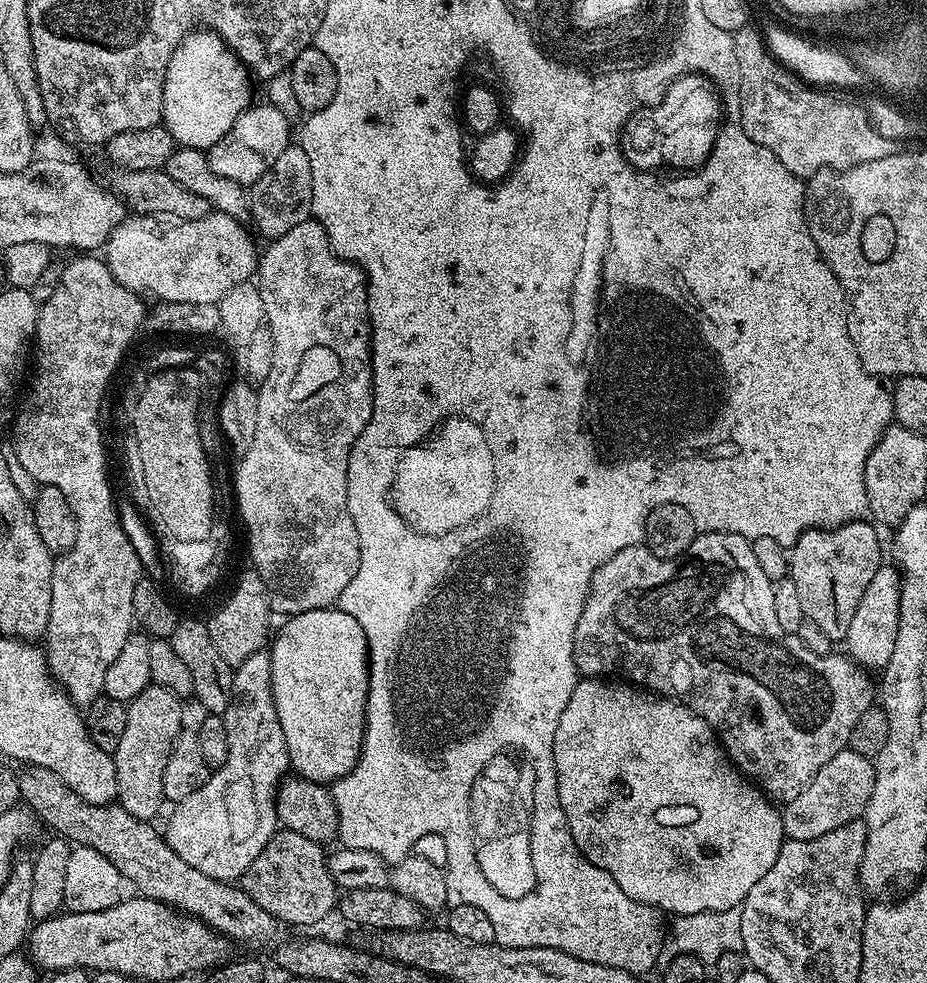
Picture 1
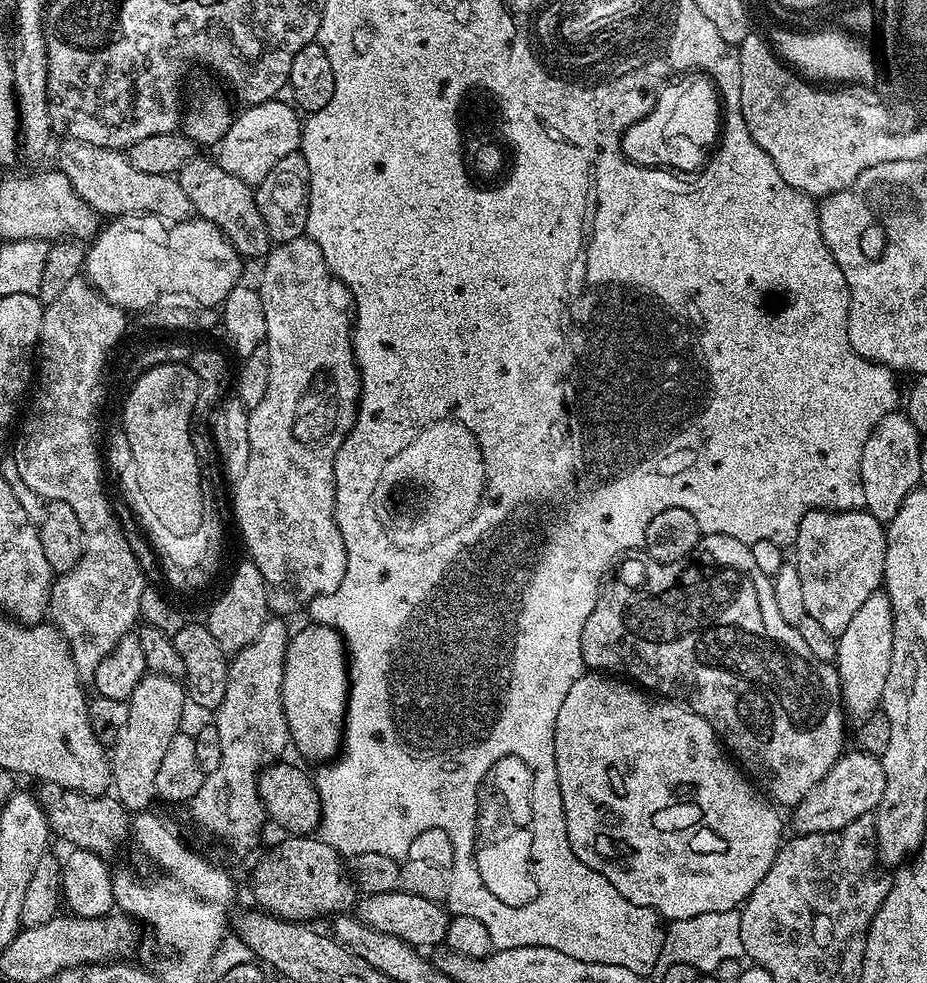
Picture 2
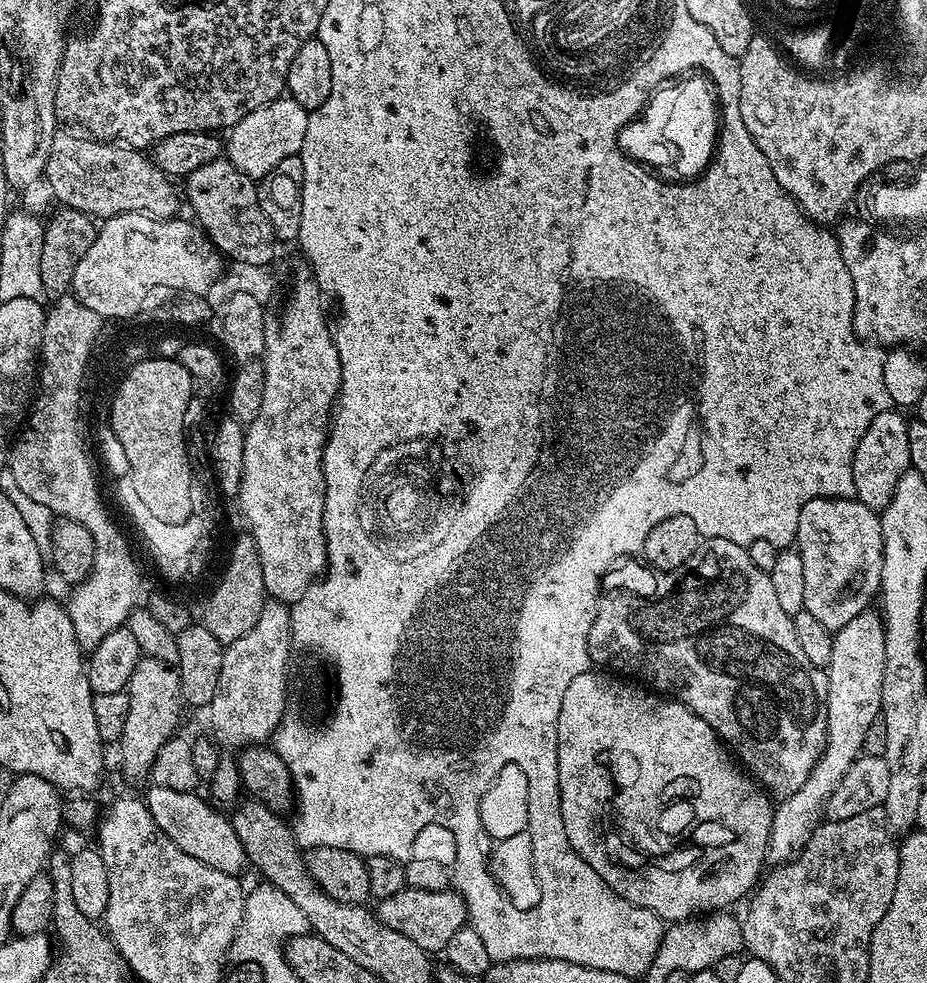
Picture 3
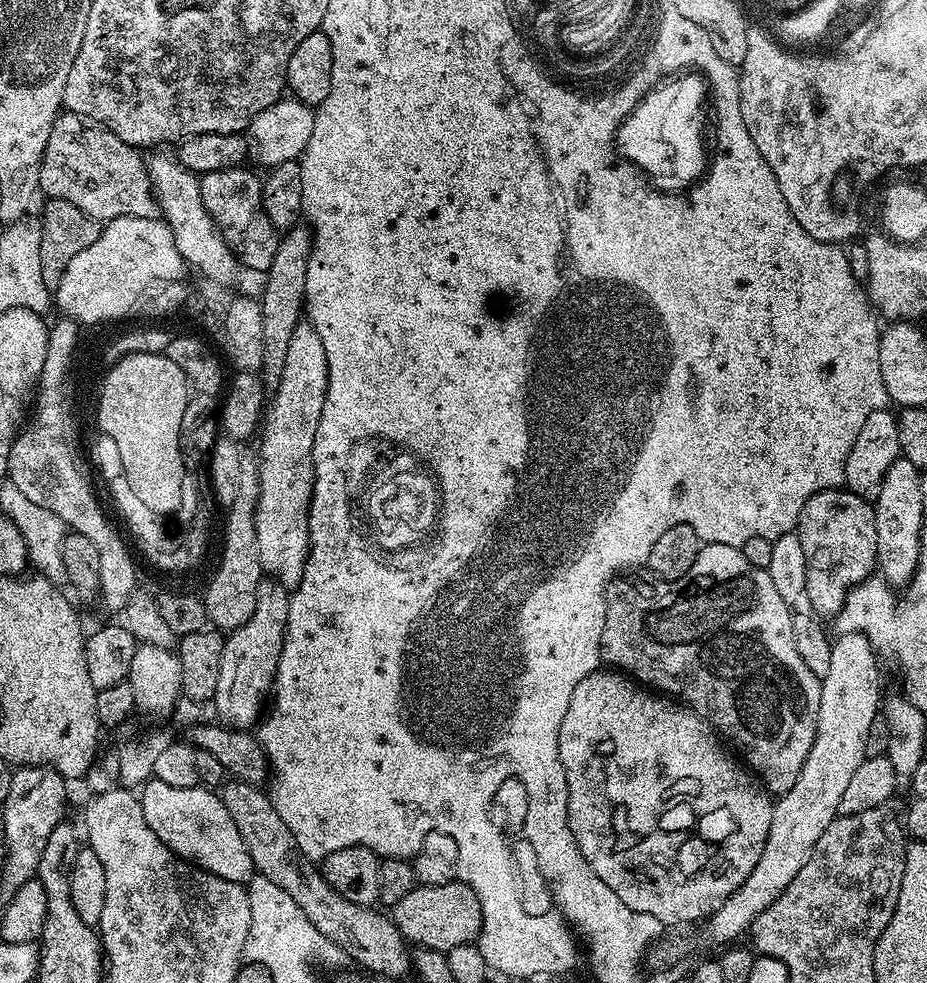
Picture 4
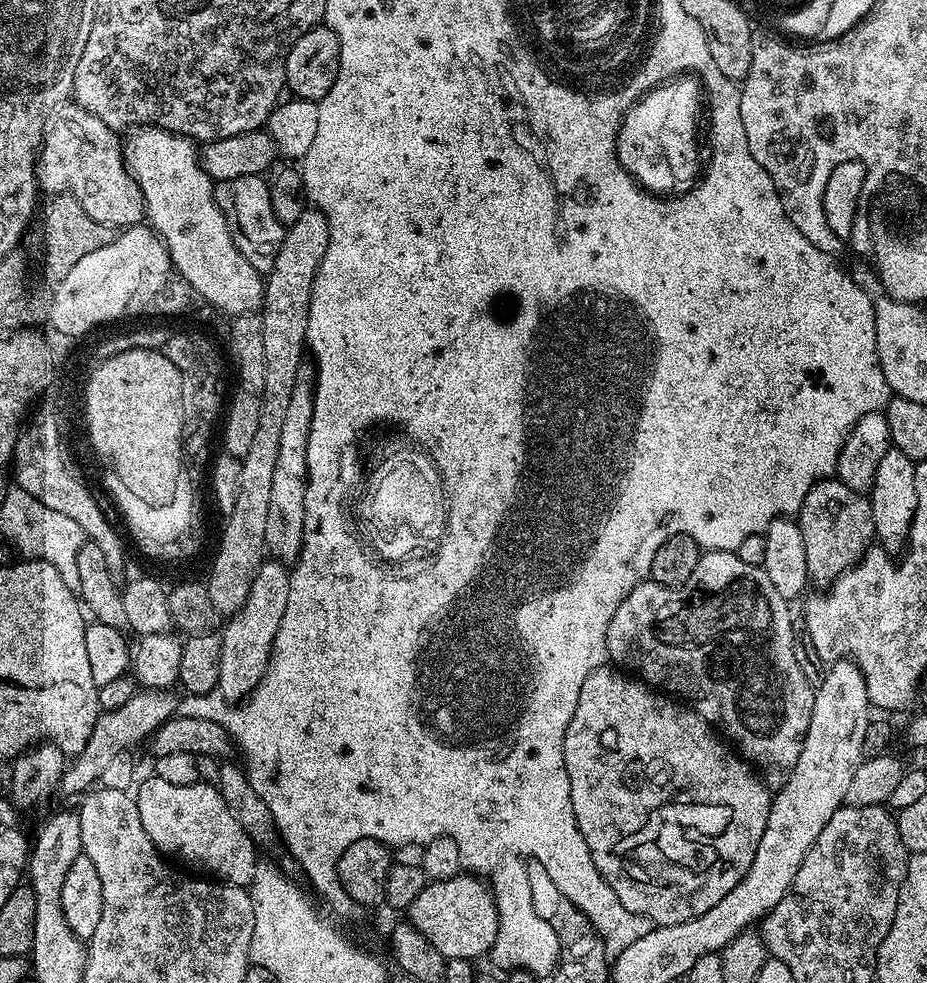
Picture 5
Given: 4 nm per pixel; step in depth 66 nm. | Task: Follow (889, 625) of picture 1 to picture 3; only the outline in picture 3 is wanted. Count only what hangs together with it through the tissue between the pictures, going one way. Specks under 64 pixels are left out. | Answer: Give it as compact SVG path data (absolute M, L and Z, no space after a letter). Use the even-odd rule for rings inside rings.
M866 610L858 614L858 618L846 622L835 632L832 638L834 654L830 654L830 662L827 666L828 674L828 733L826 734L826 746L822 750L819 762L810 770L810 778L802 784L802 790L790 794L788 800L781 800L775 805L772 813L772 826L770 828L770 842L768 843L768 860L783 866L792 857L806 846L808 839L812 837L812 831L820 827L822 817L828 807L830 794L838 790L838 782L846 778L846 770L858 757L861 756L866 742L866 730L870 730L870 722L882 715L882 678L886 674L886 638L884 637L884 622L879 615L872 610Z

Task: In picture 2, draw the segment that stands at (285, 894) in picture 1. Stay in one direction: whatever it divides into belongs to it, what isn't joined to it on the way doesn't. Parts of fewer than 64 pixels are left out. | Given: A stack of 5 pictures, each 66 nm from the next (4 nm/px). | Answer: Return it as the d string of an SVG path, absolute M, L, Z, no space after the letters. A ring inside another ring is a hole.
M288 834L283 838L277 848L270 849L257 862L252 872L252 896L261 909L283 920L312 922L315 916L331 917L355 905L358 888L339 852L312 834Z

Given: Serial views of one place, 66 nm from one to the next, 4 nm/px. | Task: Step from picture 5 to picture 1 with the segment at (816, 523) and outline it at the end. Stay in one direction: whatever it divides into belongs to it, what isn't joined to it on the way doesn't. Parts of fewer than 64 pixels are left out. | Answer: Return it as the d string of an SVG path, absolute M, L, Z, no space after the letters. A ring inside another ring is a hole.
M867 519L855 520L837 528L811 528L791 545L790 578L794 586L798 586L798 598L805 617L833 642L847 637L854 610L858 610L866 586L870 586L874 574L878 574L882 567L880 536L875 530Z

